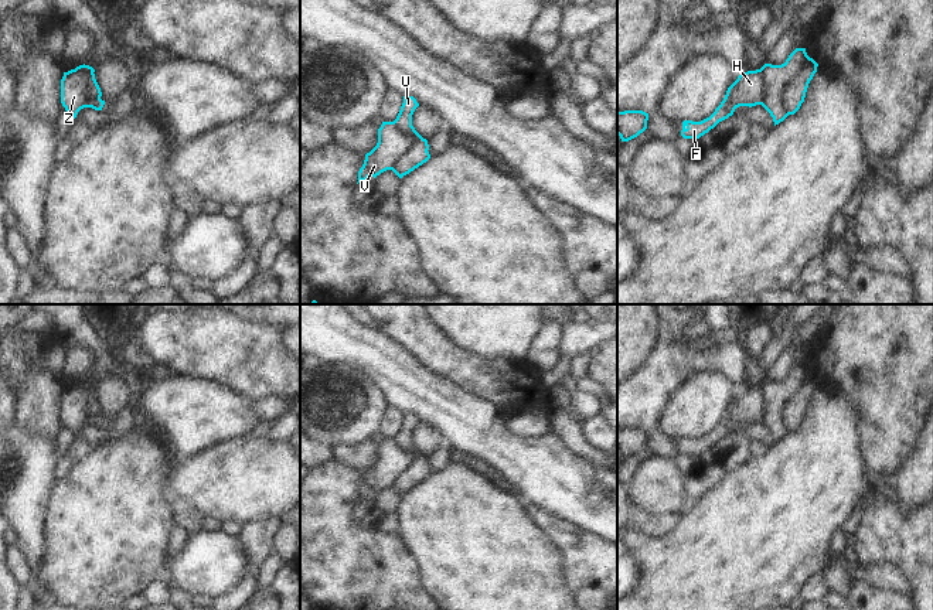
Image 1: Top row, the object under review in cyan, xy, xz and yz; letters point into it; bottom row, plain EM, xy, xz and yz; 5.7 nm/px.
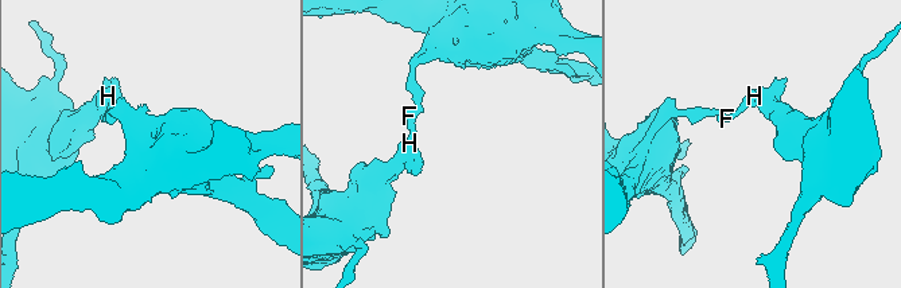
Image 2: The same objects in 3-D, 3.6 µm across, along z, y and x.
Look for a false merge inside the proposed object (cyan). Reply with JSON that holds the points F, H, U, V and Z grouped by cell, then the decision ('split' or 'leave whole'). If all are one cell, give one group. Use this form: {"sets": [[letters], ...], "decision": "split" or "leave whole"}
{"sets": [["F", "H", "U"], ["V", "Z"]], "decision": "split"}

